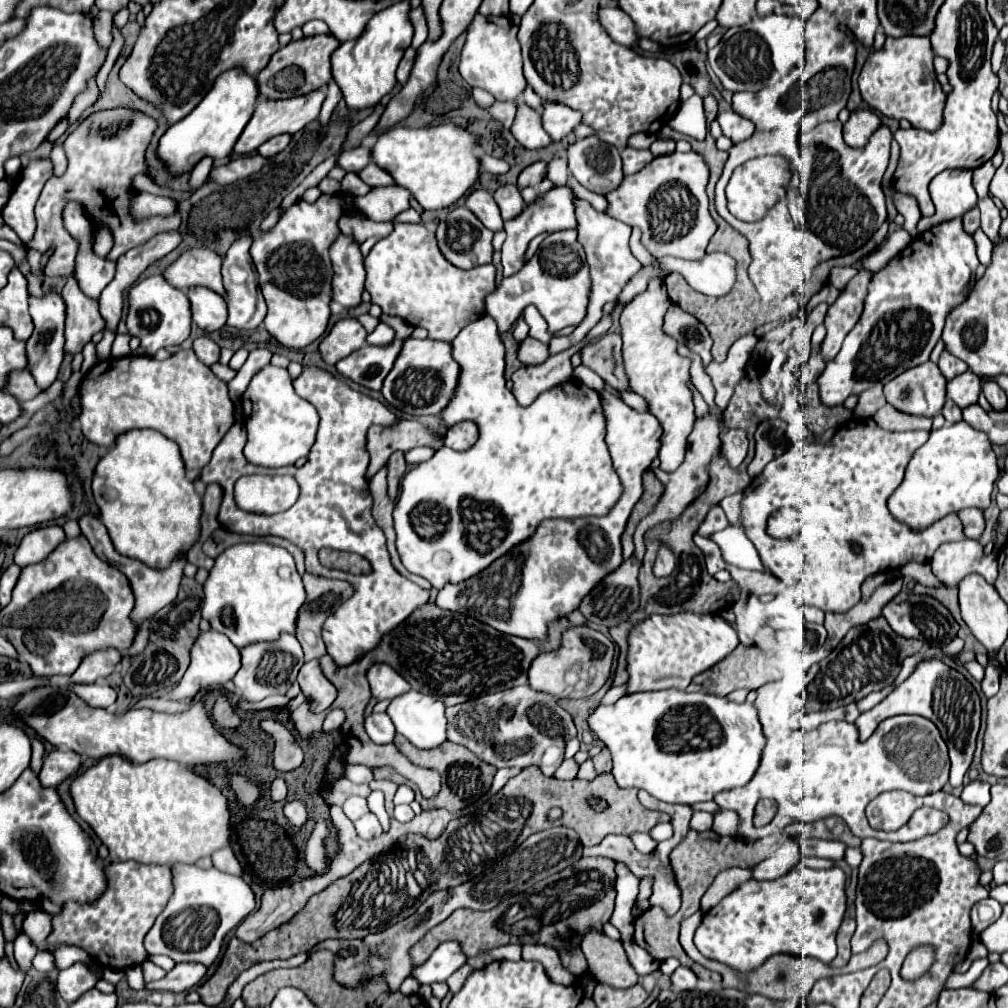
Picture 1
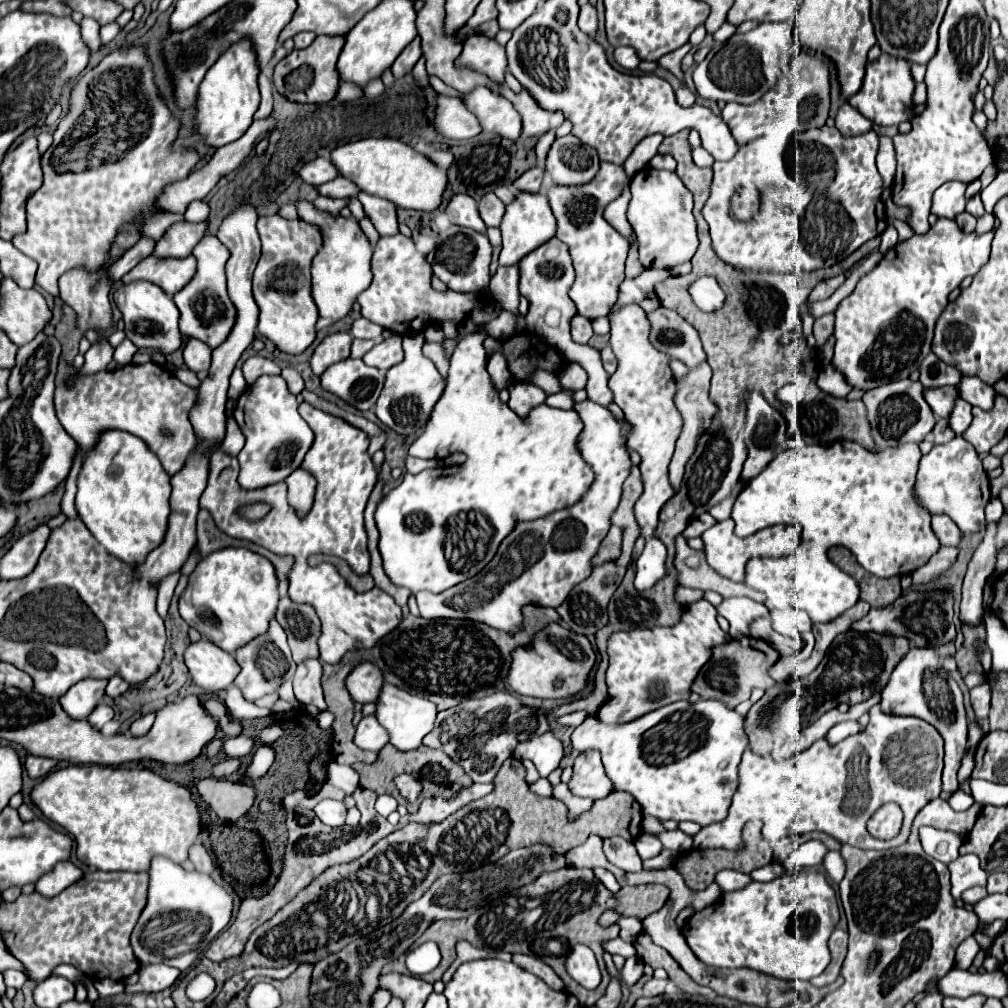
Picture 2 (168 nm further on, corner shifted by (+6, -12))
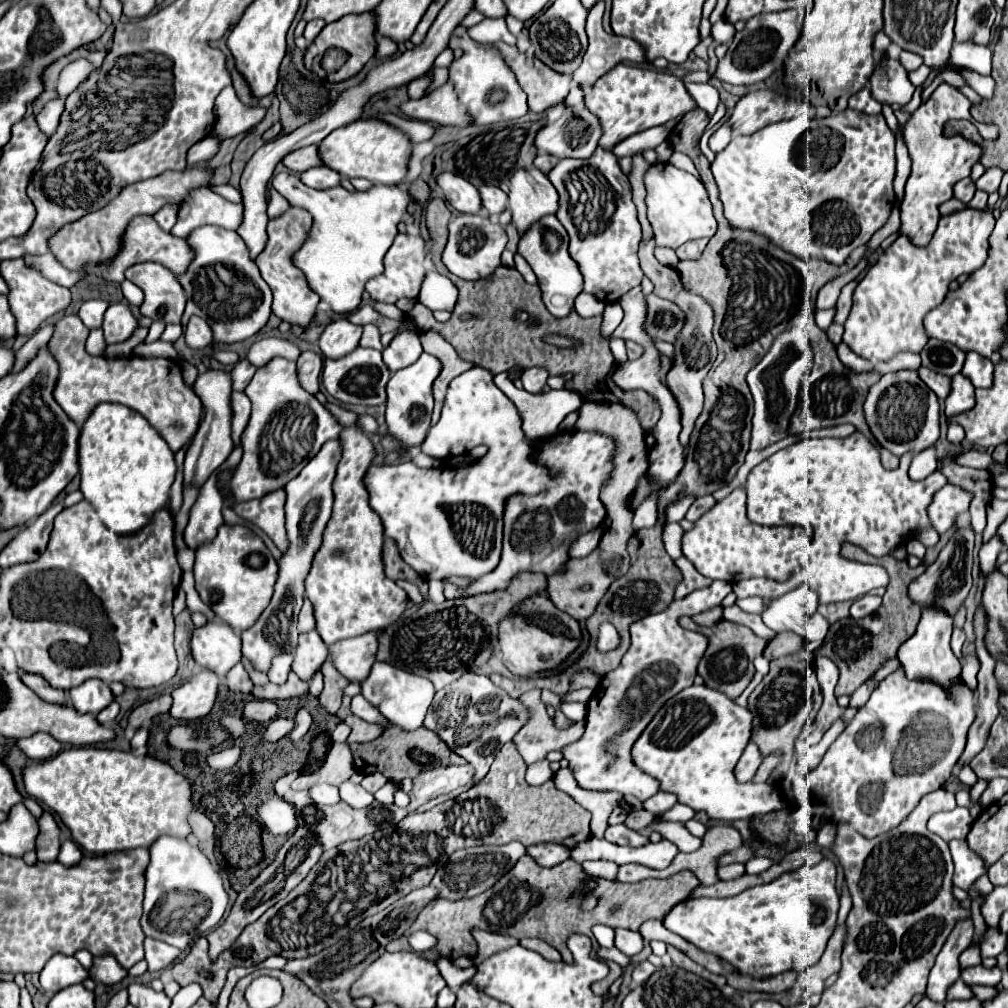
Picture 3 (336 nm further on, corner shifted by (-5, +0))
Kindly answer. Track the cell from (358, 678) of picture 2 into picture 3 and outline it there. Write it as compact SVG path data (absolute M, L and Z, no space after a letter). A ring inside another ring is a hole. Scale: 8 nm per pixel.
M383 630L367 632L357 638L347 638L341 642L335 642L329 646L327 660L333 662L333 666L351 682L361 682L367 678L367 672L371 670L375 662L377 652L377 638Z

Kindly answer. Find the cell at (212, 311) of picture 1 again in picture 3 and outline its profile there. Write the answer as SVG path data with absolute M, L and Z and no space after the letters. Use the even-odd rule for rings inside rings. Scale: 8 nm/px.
M199 226L187 236L187 244L191 244L191 252L195 254L195 258L191 260L191 266L177 276L187 296L181 324L185 326L193 314L205 318L213 330L215 340L223 344L243 342L245 338L259 332L271 316L273 296L265 280L261 278L257 264L249 258L249 250L243 238L237 232L219 226ZM247 276L249 294L243 292Z

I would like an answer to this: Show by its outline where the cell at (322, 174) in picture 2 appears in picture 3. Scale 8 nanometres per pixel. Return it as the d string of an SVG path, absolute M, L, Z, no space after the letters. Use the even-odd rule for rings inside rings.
M305 146L305 148L299 148L299 150L293 150L291 154L287 154L283 158L283 164L293 170L293 172L305 172L313 166L323 166L321 158L319 158L319 150L317 146Z

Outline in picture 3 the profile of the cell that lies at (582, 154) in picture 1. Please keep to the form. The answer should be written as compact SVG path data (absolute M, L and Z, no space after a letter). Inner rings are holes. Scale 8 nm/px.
M563 106L563 114L537 132L535 146L557 158L589 158L601 138L601 124L585 106Z

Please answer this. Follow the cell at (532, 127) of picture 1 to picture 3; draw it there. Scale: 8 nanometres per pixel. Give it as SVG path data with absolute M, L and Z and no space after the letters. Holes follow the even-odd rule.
M475 48L463 52L461 58L453 60L449 66L449 82L457 92L459 104L473 118L473 124L493 124L501 120L513 120L527 114L527 96L521 90L515 74L497 48Z

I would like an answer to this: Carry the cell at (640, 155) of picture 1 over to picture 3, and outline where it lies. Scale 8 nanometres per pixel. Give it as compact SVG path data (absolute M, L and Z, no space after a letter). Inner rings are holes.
M597 148L587 160L559 160L559 164L547 176L559 192L559 210L555 216L569 234L569 256L577 262L583 274L583 292L593 294L601 302L617 302L625 292L639 286L643 278L643 270L639 268L637 260L641 226L631 200L631 184L621 172L617 156L611 150ZM567 184L571 184L571 190L575 192L571 192ZM579 228L603 228L603 232L581 238Z

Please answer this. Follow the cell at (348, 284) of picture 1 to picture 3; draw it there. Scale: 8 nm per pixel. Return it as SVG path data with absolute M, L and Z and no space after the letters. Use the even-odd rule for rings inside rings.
M281 172L273 176L271 186L287 198L293 208L303 208L313 216L313 226L303 246L293 254L293 266L303 272L309 288L319 294L321 302L327 302L333 312L349 314L357 310L365 282L383 272L383 256L393 244L397 224L411 202L407 184L393 188L379 184L365 192L349 192L343 186L315 190L307 188L297 176Z

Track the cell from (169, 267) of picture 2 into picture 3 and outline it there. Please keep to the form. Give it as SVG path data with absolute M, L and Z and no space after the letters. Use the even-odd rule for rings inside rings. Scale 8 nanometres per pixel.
M141 216L141 218L133 218L131 224L127 224L129 228L123 232L123 248L119 248L119 254L115 254L115 258L111 258L111 262L87 262L87 266L83 266L83 270L91 276L99 276L103 280L113 280L113 282L123 282L125 276L123 272L139 262L159 262L165 268L169 268L173 274L183 274L187 270L187 266L191 264L193 252L187 246L187 242L183 238L175 238L169 232L163 232L159 228L159 224L153 220L153 216Z

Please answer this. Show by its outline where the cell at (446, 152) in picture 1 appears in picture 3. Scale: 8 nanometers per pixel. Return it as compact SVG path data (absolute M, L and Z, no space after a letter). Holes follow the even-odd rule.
M355 120L333 130L319 144L319 158L331 170L347 178L365 178L373 184L401 184L409 172L411 140L395 126L381 120Z

